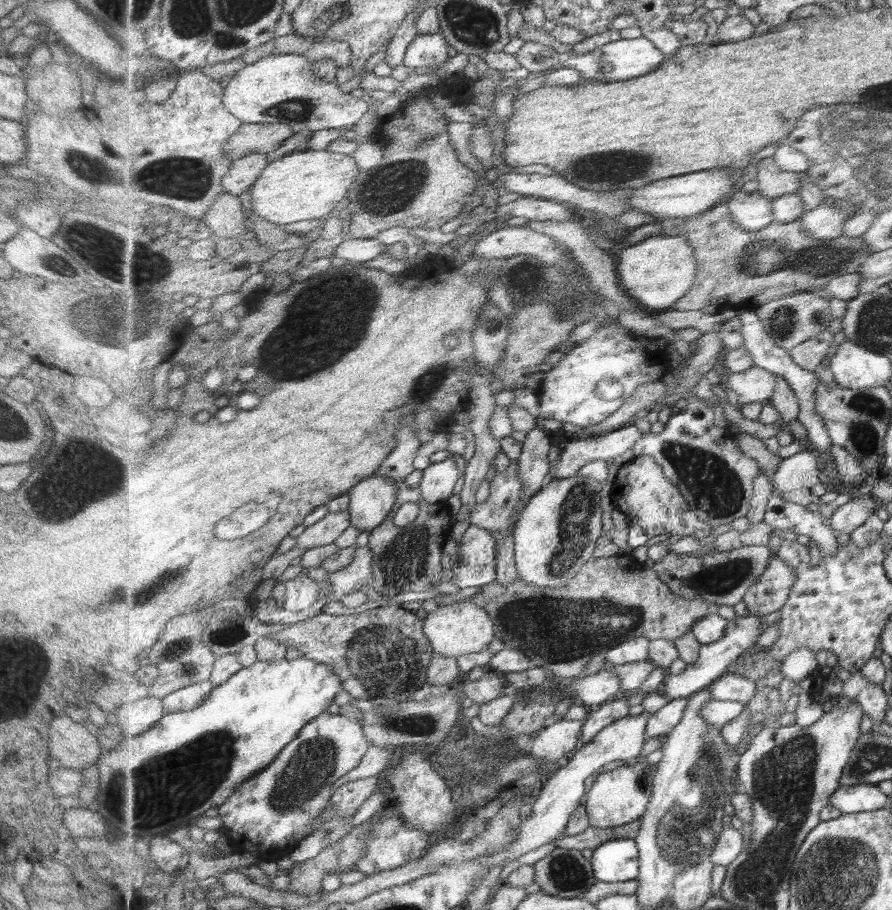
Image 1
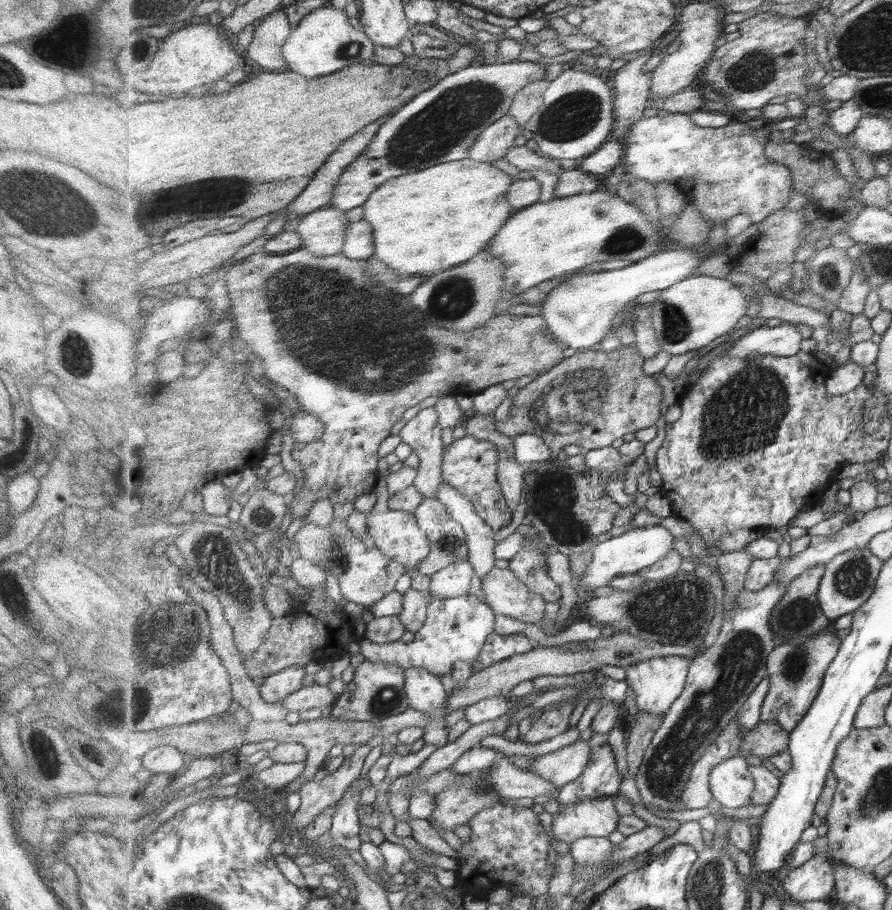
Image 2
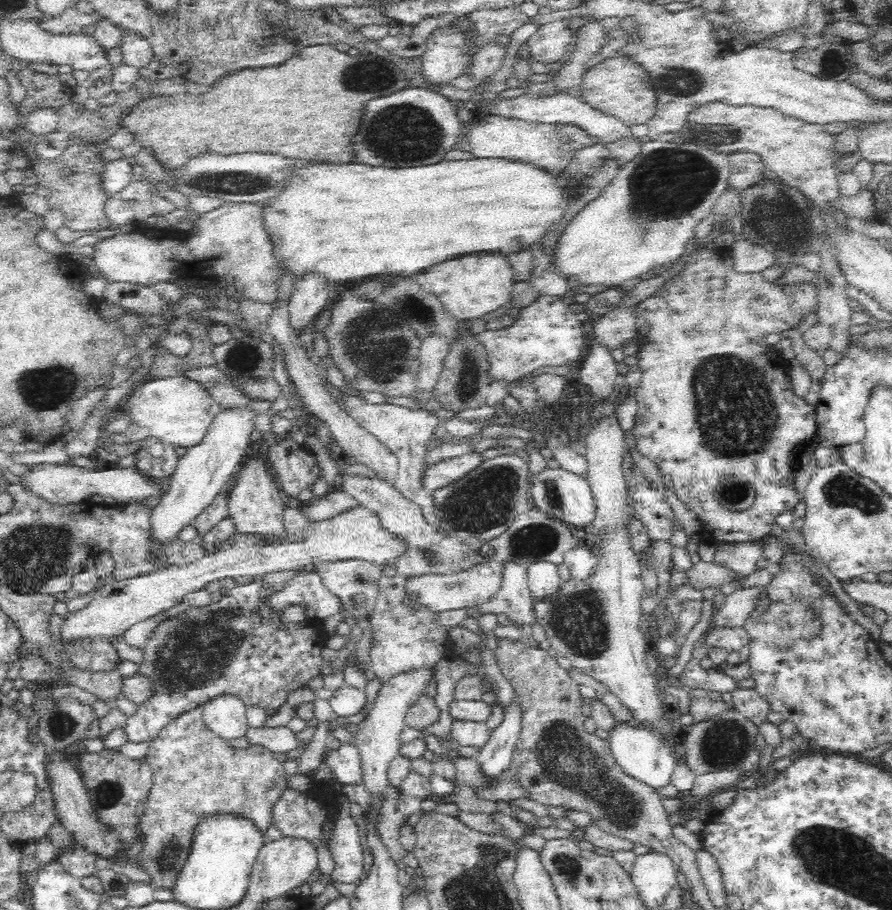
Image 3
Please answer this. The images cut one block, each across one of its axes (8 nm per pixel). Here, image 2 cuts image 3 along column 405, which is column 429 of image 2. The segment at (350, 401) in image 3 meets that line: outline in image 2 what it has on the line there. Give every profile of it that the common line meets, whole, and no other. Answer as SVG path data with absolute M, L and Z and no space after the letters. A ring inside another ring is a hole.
M433 407L420 410L399 435L421 460L413 485L424 498L435 498L443 481L443 456L445 444L442 437L439 411Z

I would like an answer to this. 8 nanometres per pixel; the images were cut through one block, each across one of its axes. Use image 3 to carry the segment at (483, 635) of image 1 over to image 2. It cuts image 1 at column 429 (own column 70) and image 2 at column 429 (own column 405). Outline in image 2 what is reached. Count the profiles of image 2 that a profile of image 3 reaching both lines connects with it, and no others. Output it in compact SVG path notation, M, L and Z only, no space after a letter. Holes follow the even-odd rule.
M389 470L384 474L378 473L377 484L373 488L373 492L377 495L377 502L371 510L371 516L366 520L367 533L365 537L371 544L375 544L381 549L385 555L392 558L401 565L405 565L408 569L416 570L421 562L431 554L432 544L427 534L424 534L417 525L414 513L405 512L403 510L392 509L389 506L390 493L388 492L387 478L392 472Z

